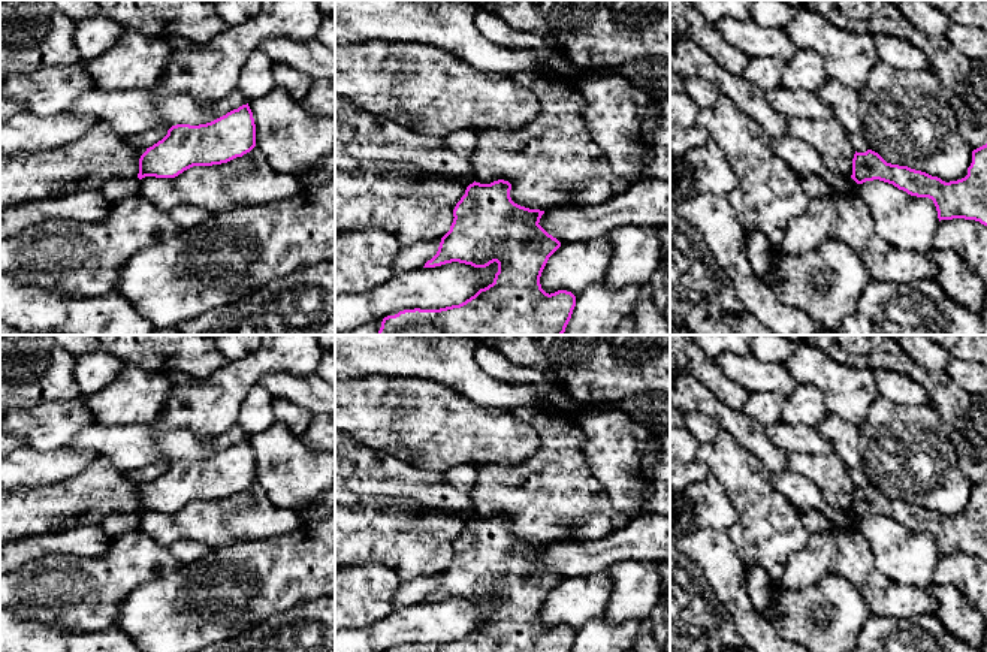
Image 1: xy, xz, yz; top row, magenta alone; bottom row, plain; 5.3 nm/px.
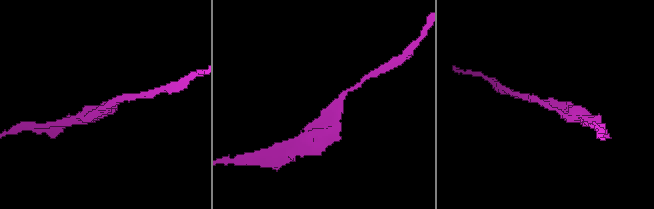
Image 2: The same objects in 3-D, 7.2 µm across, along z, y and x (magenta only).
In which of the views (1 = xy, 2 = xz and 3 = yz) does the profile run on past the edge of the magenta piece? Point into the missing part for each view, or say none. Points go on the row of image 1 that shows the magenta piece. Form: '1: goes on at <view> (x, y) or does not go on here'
1: does not go on here
2: does not go on here
3: does not go on here

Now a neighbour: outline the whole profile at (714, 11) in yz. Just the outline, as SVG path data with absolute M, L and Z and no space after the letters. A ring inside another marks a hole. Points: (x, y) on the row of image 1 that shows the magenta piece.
M691 0L692 6L710 24L718 24L722 18L746 21L751 18L752 0Z

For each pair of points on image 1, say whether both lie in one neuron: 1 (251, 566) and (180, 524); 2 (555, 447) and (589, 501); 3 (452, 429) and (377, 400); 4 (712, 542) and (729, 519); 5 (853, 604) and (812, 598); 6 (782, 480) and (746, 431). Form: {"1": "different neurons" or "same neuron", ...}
{"1": "different neurons", "2": "same neuron", "3": "same neuron", "4": "different neurons", "5": "same neuron", "6": "different neurons"}

